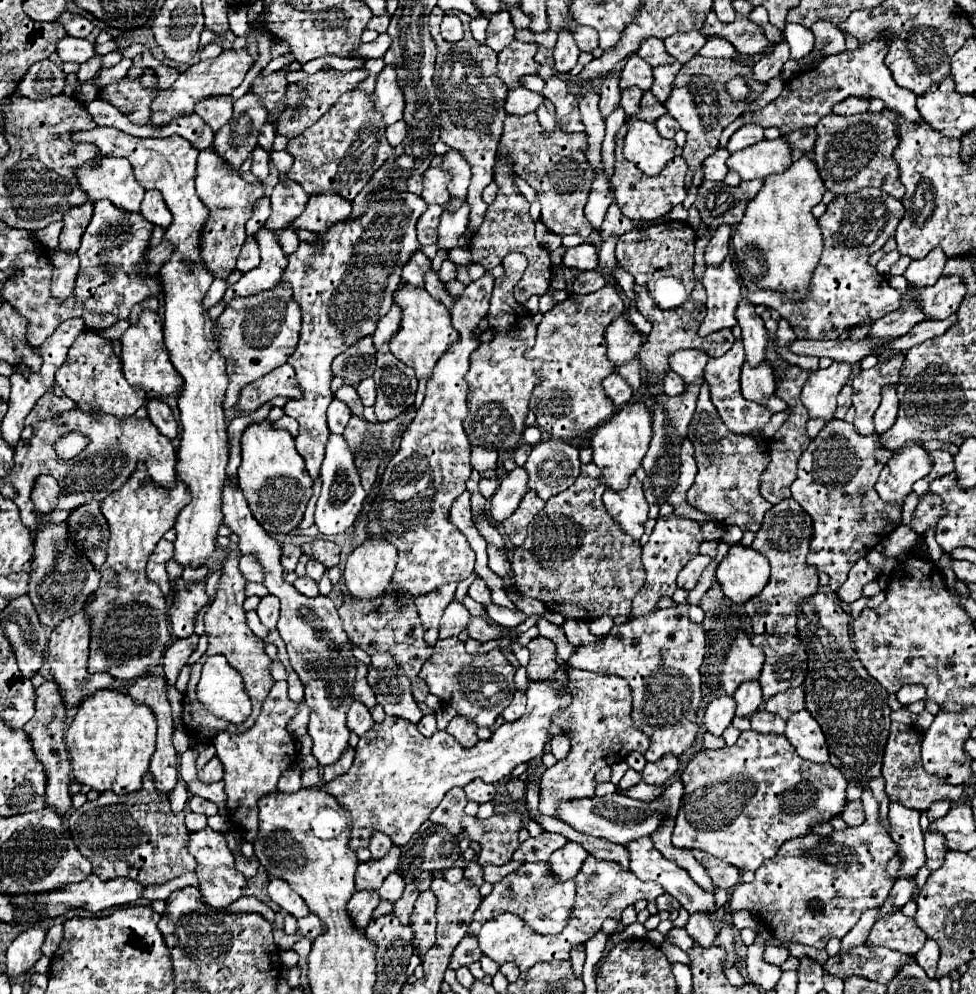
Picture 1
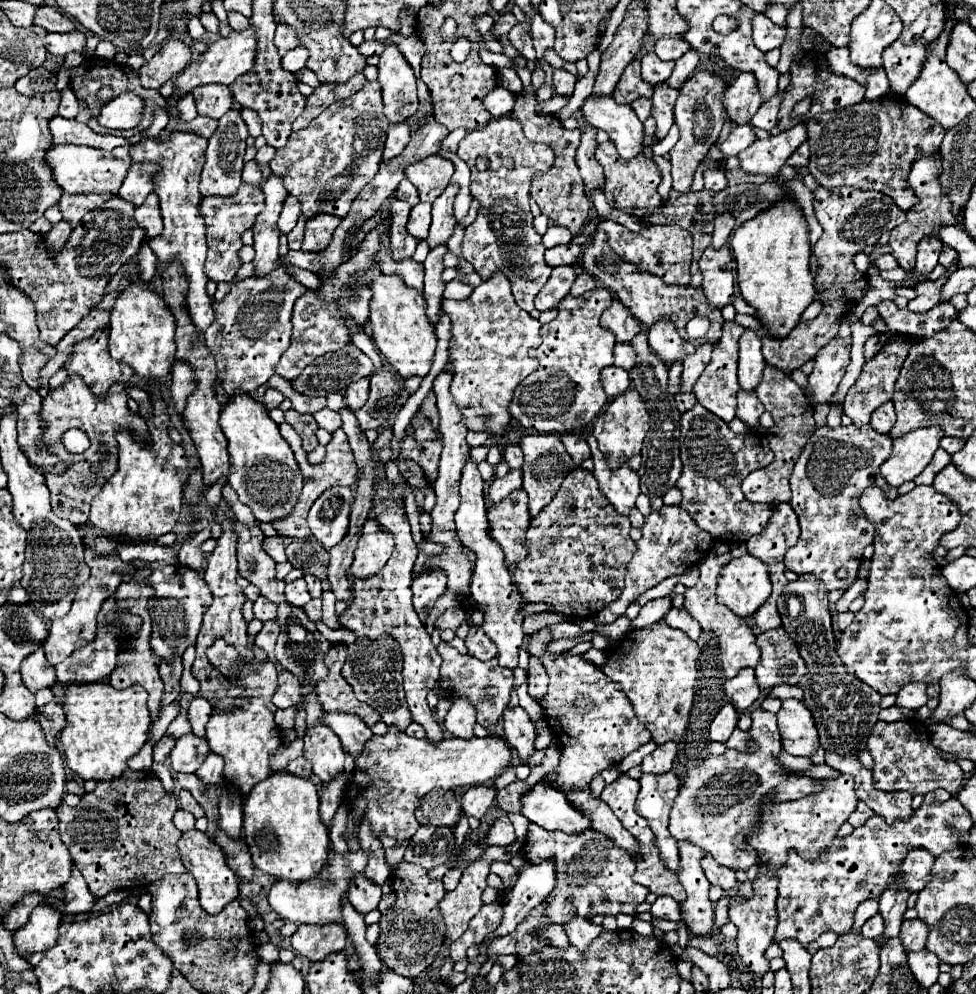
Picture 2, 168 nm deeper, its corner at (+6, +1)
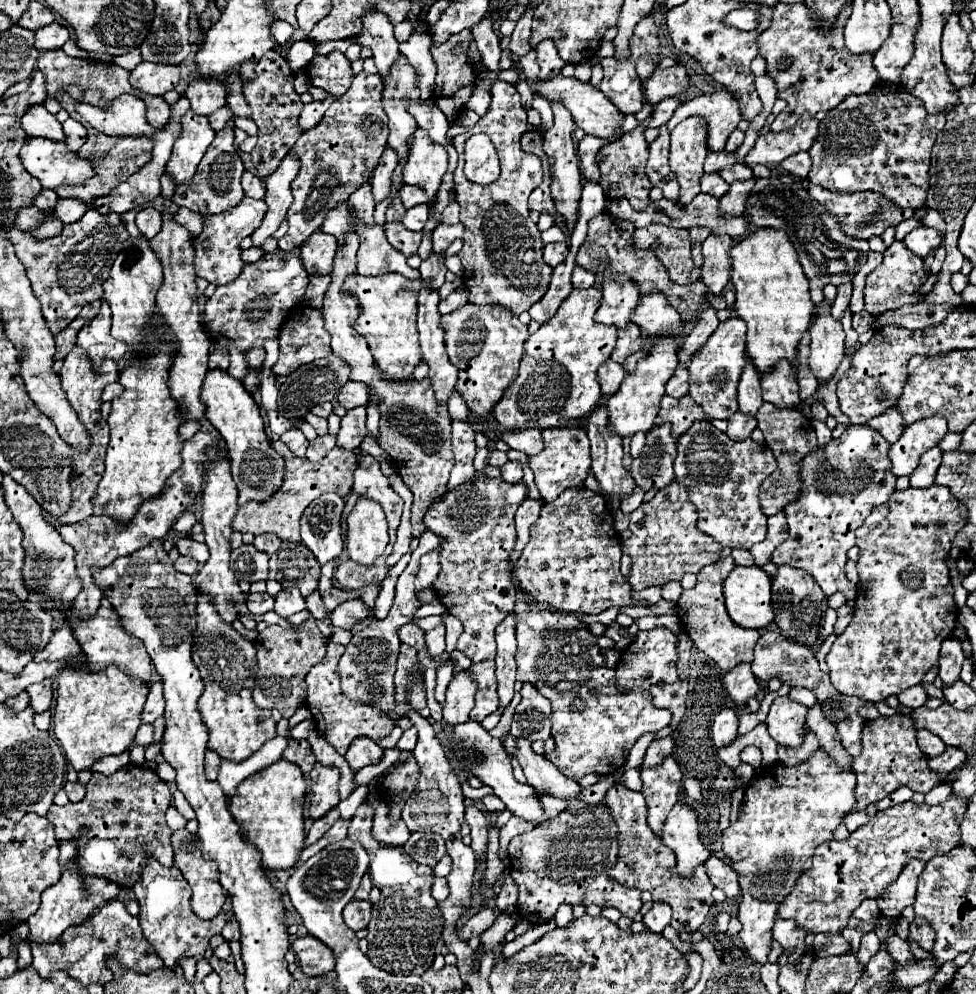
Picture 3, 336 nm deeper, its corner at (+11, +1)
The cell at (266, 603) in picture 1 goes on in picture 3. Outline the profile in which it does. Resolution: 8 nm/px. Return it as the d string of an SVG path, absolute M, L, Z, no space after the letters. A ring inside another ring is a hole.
M249 593L247 607L253 615L263 615L267 611L273 611L273 597L269 593Z

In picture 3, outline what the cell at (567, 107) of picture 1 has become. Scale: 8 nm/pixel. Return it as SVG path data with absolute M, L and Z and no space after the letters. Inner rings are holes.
M531 49L531 53L523 55L519 59L519 69L521 69L521 75L527 79L527 81L535 81L537 75L539 75L539 65L537 65L537 59L535 59L535 51Z

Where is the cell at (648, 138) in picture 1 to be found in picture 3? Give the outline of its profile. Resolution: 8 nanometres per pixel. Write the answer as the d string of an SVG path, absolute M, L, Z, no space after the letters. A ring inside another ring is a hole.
M555 73L555 75L549 75L547 79L535 79L533 81L533 91L541 97L545 97L547 101L561 101L577 127L581 127L585 133L589 135L595 135L595 137L609 137L615 133L617 127L621 127L623 123L623 113L619 113L619 109L607 99L603 97L603 93L599 89L595 89L593 85L585 85L581 83L579 79L575 77L563 77L561 73Z

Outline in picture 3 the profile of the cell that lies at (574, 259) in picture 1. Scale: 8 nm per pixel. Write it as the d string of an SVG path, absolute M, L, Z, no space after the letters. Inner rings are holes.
M549 243L549 245L545 245L543 257L545 257L547 265L557 267L557 265L563 263L565 257L567 257L567 243Z

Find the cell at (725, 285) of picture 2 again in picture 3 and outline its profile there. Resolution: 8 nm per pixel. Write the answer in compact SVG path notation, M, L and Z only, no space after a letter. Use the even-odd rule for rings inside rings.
M709 235L703 241L703 275L701 281L707 289L715 295L721 295L725 285L731 277L731 255L729 249L733 247L735 239L729 235Z

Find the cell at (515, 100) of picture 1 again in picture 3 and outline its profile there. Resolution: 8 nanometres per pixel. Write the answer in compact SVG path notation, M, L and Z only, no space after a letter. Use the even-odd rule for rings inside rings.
M475 87L475 91L473 91L471 99L467 101L465 109L475 111L479 117L483 117L483 115L487 113L487 109L489 109L489 103L491 103L489 91L487 91L487 89L481 89L481 87Z

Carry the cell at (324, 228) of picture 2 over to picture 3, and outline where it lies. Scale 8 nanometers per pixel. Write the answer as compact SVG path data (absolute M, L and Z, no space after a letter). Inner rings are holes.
M315 231L301 247L301 261L309 275L329 275L333 269L333 257L337 251L335 237Z

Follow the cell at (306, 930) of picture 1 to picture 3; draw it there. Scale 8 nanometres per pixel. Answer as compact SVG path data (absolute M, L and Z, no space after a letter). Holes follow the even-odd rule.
M311 935L295 939L293 951L301 971L307 977L321 977L333 969L331 949L327 949L327 945L323 945L321 941L315 941L315 937Z

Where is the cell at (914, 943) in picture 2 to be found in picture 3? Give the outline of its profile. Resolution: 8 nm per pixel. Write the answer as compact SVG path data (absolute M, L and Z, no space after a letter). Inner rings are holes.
M917 917L917 919L911 923L909 937L911 937L913 941L917 941L917 943L927 951L927 953L931 953L931 951L933 951L933 943L935 943L935 929L931 929L931 925L929 925L925 919Z

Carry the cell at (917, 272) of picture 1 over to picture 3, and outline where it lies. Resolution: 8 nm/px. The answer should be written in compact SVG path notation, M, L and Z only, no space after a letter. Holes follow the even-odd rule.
M917 227L911 233L907 233L907 237L903 239L905 247L911 249L917 257L927 257L933 249L937 249L941 245L941 231L937 231L935 227Z

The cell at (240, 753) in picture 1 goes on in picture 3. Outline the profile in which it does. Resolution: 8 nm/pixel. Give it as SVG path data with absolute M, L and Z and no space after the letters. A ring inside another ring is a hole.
M199 593L197 599L197 627L193 631L191 659L205 683L205 691L199 699L199 711L209 729L207 747L219 753L221 759L229 761L243 761L251 757L265 741L277 735L271 711L259 709L251 697L257 669L255 645L219 617L207 593Z

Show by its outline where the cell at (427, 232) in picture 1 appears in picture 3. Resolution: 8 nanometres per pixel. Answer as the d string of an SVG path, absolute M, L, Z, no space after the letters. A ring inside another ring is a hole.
M417 205L417 207L411 207L405 217L403 217L403 225L411 231L421 231L425 221L427 221L427 213L429 213L429 207L427 205Z

